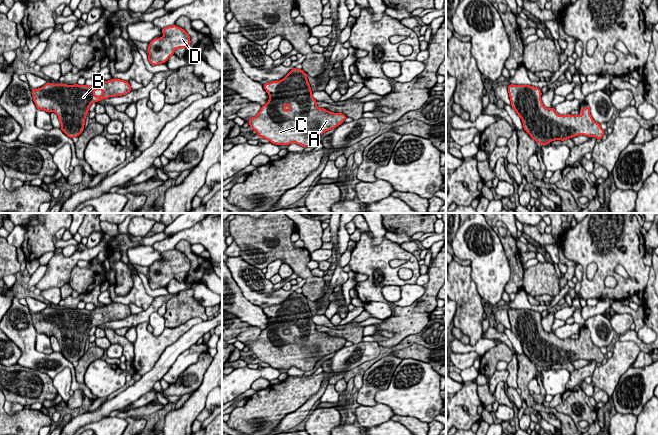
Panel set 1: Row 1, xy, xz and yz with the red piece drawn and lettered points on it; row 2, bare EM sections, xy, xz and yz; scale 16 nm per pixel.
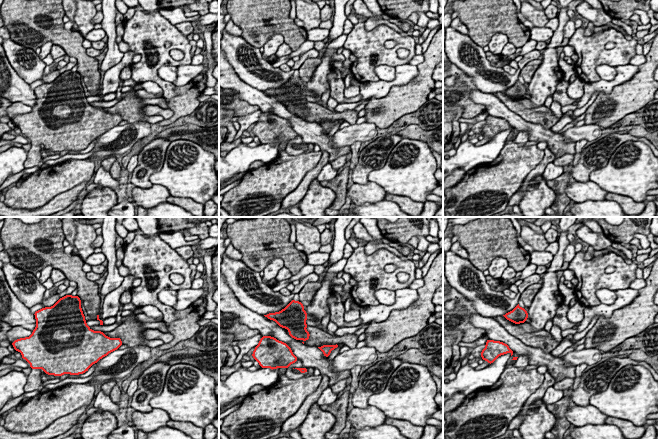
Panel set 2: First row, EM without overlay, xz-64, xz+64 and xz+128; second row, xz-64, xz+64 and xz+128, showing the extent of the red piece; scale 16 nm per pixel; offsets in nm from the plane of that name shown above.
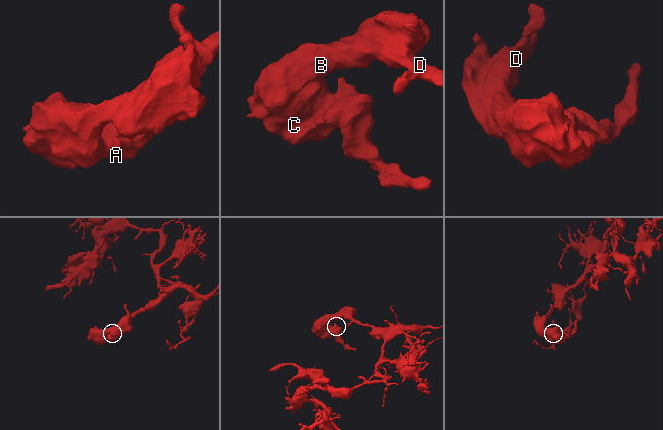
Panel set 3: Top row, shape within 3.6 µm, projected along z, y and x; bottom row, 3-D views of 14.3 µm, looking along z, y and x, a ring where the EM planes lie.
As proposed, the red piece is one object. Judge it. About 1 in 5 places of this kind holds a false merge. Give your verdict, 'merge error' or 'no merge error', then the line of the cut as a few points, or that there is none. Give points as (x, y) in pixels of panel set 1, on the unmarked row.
no merge error; cut none

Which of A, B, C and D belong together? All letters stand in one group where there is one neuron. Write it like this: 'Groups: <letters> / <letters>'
Groups: A B C D

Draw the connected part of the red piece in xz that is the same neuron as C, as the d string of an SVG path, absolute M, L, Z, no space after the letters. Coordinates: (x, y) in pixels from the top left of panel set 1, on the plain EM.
M294 291L283 303L263 308L269 324L262 329L255 341L249 342L249 350L263 363L276 369L290 369L292 366L303 370L312 370L319 358L332 354L344 347L346 339L329 336L319 332L312 321L312 315L302 293Z

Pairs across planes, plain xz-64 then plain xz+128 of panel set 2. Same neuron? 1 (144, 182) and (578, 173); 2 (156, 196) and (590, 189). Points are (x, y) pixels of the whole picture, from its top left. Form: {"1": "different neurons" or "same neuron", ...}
{"1": "same neuron", "2": "same neuron"}

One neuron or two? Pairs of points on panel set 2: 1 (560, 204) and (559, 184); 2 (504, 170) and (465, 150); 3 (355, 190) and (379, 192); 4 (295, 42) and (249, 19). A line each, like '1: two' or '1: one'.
1: one
2: two
3: one
4: one

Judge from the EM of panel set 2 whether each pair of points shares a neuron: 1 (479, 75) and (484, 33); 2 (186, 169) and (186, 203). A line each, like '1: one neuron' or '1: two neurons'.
1: two neurons
2: two neurons

